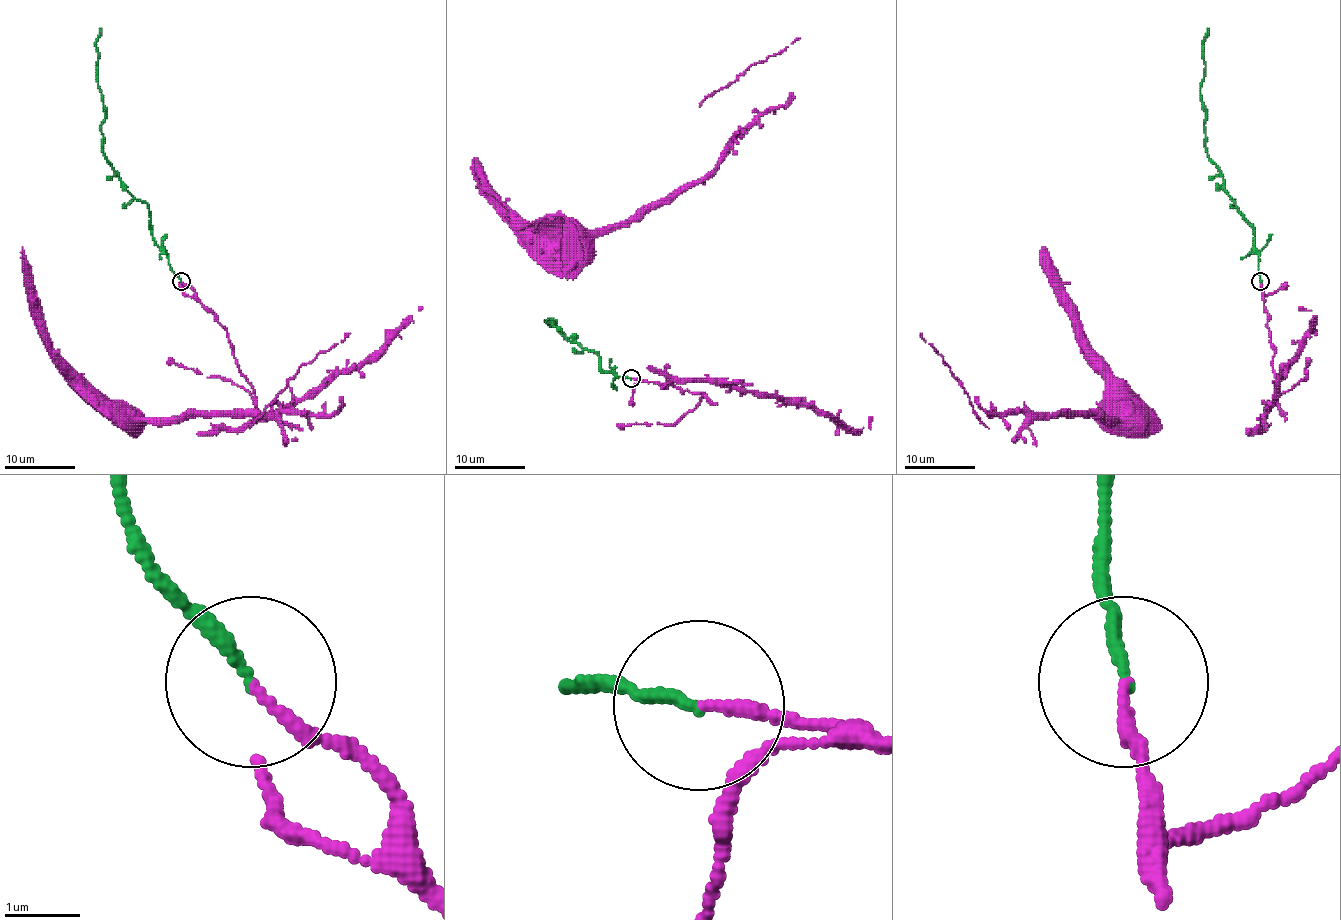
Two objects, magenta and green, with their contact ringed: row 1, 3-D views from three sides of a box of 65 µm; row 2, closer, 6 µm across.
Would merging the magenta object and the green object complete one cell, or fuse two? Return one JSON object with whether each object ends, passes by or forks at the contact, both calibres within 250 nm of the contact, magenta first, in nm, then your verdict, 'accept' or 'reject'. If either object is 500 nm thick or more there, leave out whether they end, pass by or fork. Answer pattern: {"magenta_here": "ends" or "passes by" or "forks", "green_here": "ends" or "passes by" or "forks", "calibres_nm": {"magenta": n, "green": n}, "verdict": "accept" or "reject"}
{"magenta_here": "ends", "green_here": "ends", "calibres_nm": {"magenta": 140, "green": 160}, "verdict": "accept"}

